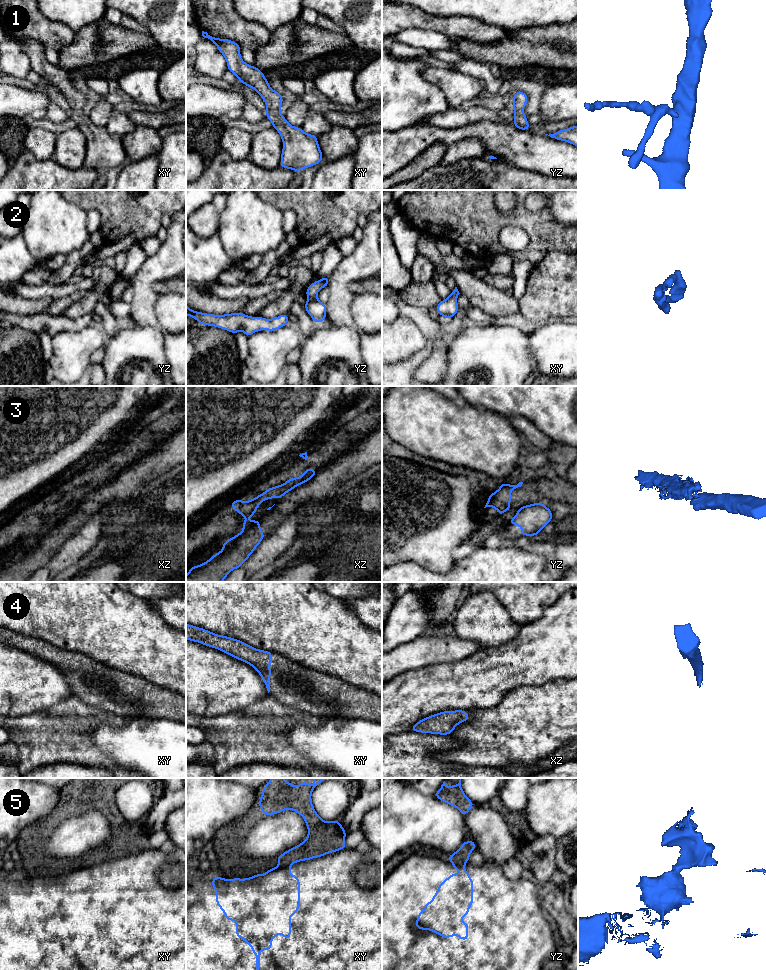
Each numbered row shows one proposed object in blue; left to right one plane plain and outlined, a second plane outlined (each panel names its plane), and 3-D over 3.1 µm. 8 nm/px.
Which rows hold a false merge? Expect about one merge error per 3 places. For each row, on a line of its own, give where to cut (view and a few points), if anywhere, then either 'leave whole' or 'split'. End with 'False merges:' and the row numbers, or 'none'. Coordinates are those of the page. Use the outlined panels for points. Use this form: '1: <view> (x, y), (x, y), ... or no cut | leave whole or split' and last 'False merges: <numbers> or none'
1: no cut | leave whole
2: no cut | leave whole
3: xz (257, 520), (254, 520), (243, 530) | split
4: no cut | leave whole
5: xy (290, 863), (280, 865) | split
False merges: 3, 5

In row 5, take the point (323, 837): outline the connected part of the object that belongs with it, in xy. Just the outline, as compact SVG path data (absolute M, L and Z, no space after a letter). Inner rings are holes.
M272 778L262 789L262 796L258 803L262 813L269 816L284 810L293 810L304 818L308 829L304 842L277 857L280 865L290 865L346 849L347 833L340 824L340 819L324 821L316 813L312 804L313 790L326 778L312 779L315 784L310 786L307 781L300 785L293 785L284 778Z

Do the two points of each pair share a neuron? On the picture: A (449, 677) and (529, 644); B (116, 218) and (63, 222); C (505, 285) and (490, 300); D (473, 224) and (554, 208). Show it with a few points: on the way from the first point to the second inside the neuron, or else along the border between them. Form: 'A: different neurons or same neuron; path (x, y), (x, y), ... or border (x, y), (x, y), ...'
A: same neuron; path (469, 677), (485, 677), (509, 664)
B: different neurons; border (67, 200), (76, 203), (86, 212)
C: different neurons; border (482, 280), (499, 289), (510, 291)
D: different neurons; border (544, 209), (556, 222), (564, 224)

